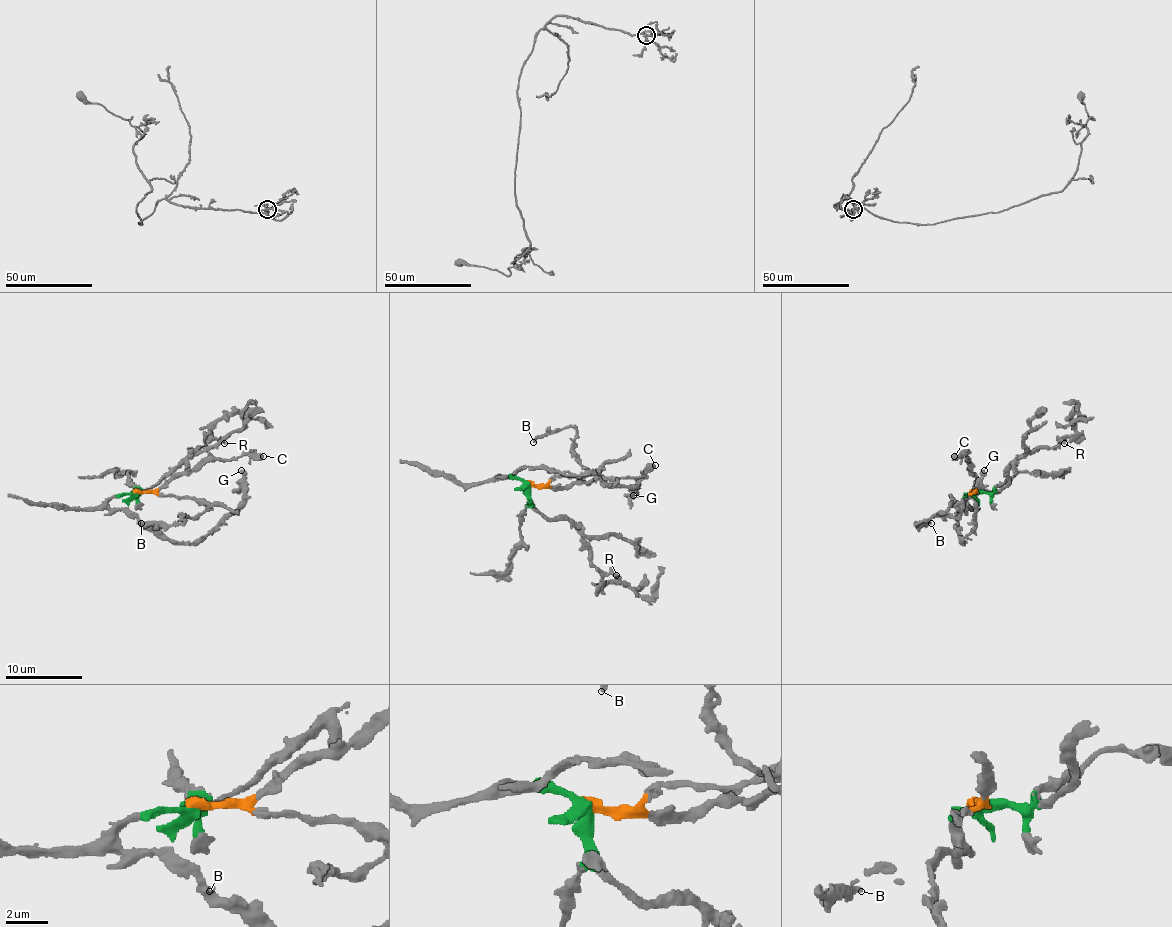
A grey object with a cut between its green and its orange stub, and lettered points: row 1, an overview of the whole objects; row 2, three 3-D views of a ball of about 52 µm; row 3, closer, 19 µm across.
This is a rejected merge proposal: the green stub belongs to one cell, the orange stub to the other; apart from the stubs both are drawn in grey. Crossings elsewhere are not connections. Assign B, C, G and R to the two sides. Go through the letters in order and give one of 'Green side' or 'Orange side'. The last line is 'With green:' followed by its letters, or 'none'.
B: Orange side
C: Orange side
G: Green side
R: Green side
With green: G, R

